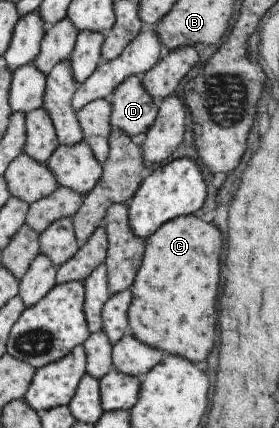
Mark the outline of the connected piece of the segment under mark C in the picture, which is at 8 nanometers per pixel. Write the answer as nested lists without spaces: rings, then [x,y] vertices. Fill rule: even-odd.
[[[192,215],[177,216],[145,239],[145,251],[127,310],[128,334],[166,354],[202,362],[214,346],[216,294],[222,236],[214,224]]]

